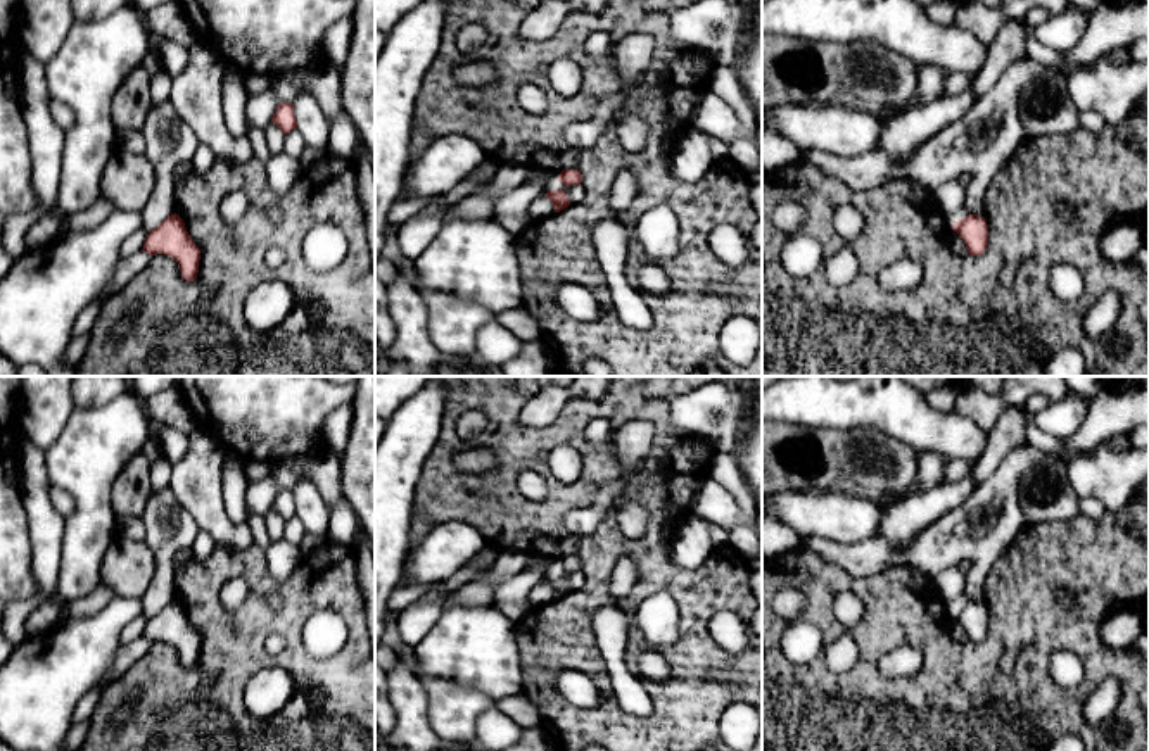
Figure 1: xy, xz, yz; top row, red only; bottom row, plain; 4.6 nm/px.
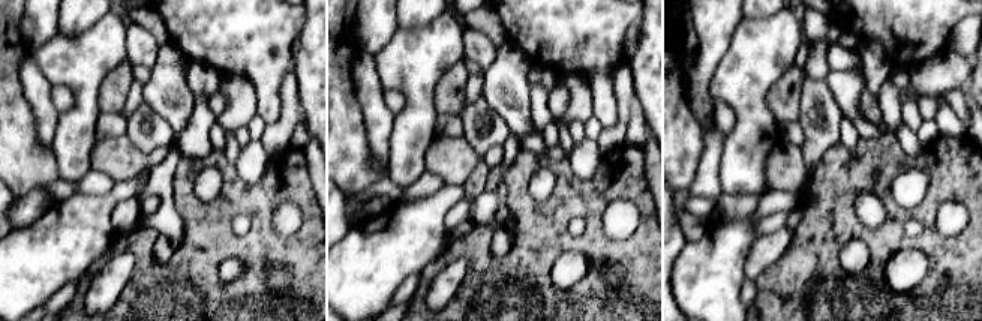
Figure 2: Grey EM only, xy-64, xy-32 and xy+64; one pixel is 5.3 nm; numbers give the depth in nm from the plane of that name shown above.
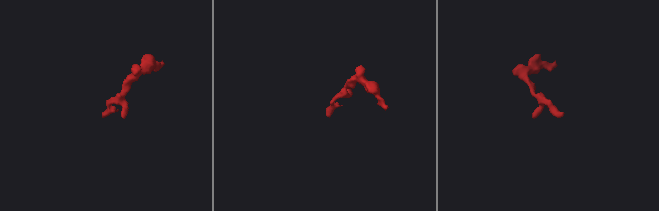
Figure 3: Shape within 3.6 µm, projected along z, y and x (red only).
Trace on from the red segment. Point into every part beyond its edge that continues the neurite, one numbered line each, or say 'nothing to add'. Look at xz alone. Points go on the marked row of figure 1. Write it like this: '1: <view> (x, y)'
nothing to add

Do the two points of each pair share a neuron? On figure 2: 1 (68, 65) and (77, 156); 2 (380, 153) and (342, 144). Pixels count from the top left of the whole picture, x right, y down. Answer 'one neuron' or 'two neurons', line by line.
1: one neuron
2: two neurons

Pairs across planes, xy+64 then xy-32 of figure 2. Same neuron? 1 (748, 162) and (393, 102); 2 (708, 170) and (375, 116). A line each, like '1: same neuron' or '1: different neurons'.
1: different neurons
2: same neuron

